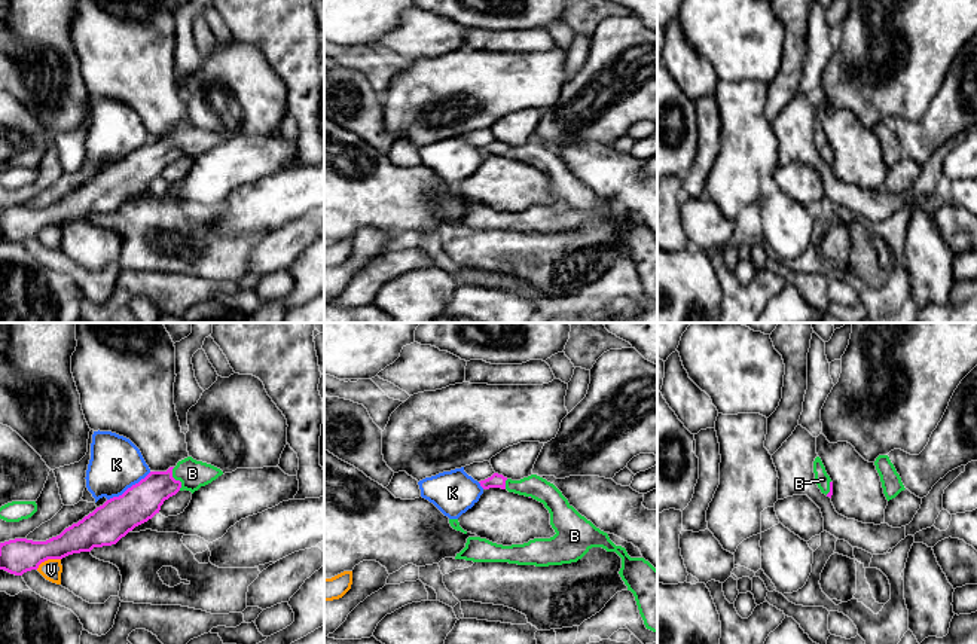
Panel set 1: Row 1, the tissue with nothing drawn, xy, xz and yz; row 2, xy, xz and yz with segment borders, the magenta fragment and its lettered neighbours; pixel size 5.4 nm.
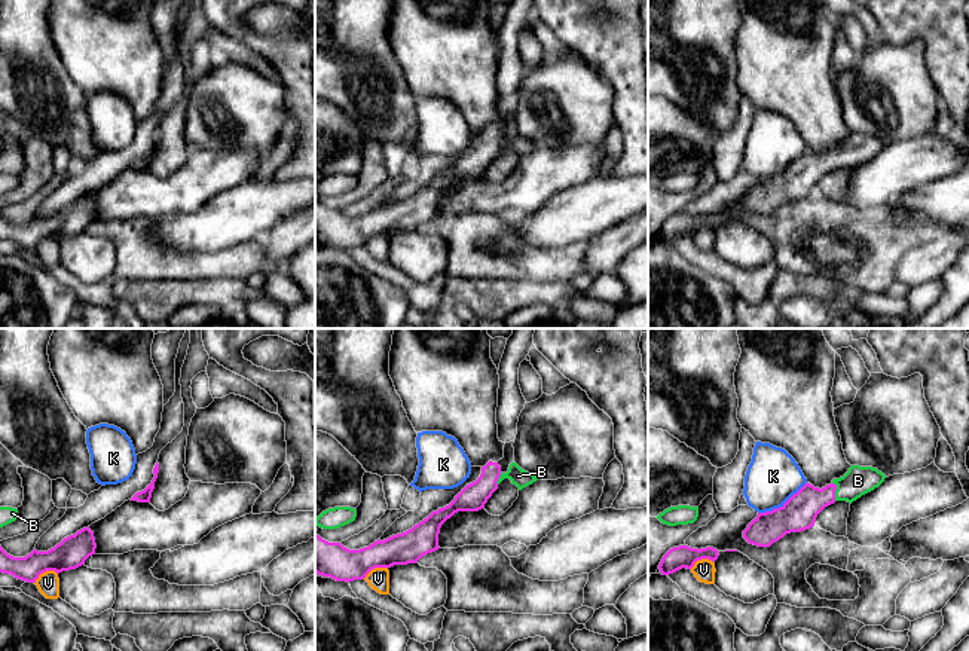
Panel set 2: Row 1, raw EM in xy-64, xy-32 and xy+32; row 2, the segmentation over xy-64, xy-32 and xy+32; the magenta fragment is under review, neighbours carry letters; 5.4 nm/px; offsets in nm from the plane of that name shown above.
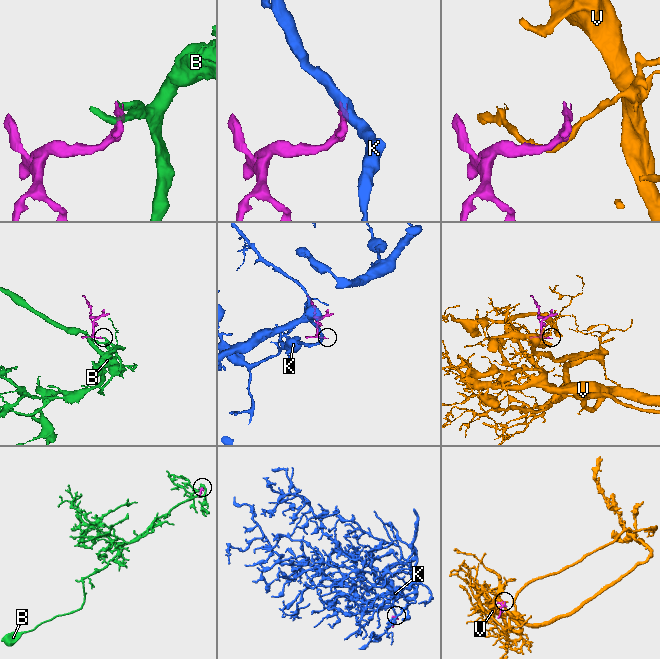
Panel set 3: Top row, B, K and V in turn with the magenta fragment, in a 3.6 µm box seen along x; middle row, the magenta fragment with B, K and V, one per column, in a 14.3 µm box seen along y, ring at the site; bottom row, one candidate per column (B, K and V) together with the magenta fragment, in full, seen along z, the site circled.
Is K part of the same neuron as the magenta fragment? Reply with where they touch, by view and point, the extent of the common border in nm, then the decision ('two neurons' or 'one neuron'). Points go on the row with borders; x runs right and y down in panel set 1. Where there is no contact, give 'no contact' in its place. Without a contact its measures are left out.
meets magenta in xy at (128, 488); contact 280 nm long; two neurons

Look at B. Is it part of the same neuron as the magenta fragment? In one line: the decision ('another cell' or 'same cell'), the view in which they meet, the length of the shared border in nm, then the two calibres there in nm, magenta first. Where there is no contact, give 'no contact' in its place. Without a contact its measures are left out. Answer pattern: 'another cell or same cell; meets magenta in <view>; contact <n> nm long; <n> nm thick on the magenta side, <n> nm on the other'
same cell; meets magenta in xy; contact 130 nm long; 200 nm thick on the magenta side, 150 nm on the other

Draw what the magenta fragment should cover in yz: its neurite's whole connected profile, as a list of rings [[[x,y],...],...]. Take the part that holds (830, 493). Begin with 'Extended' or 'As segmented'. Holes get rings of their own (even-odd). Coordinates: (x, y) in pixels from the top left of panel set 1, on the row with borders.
Extended. [[[816,457],[813,461],[813,473],[815,473],[816,485],[821,489],[821,492],[831,498],[833,482],[831,482],[830,476],[827,474],[825,467],[819,457]]]

